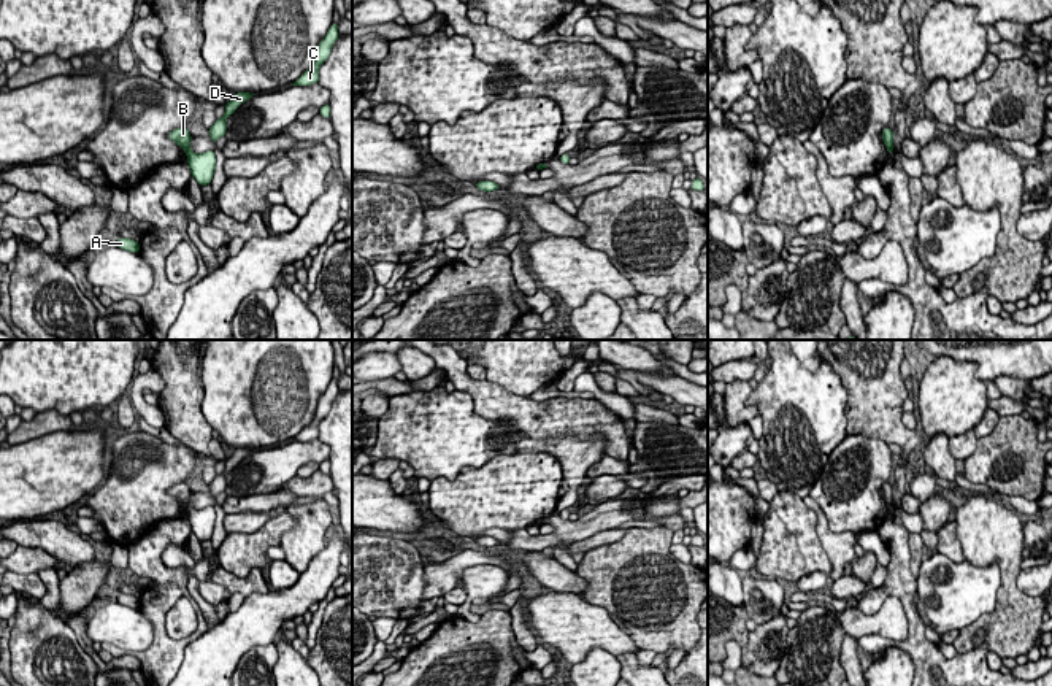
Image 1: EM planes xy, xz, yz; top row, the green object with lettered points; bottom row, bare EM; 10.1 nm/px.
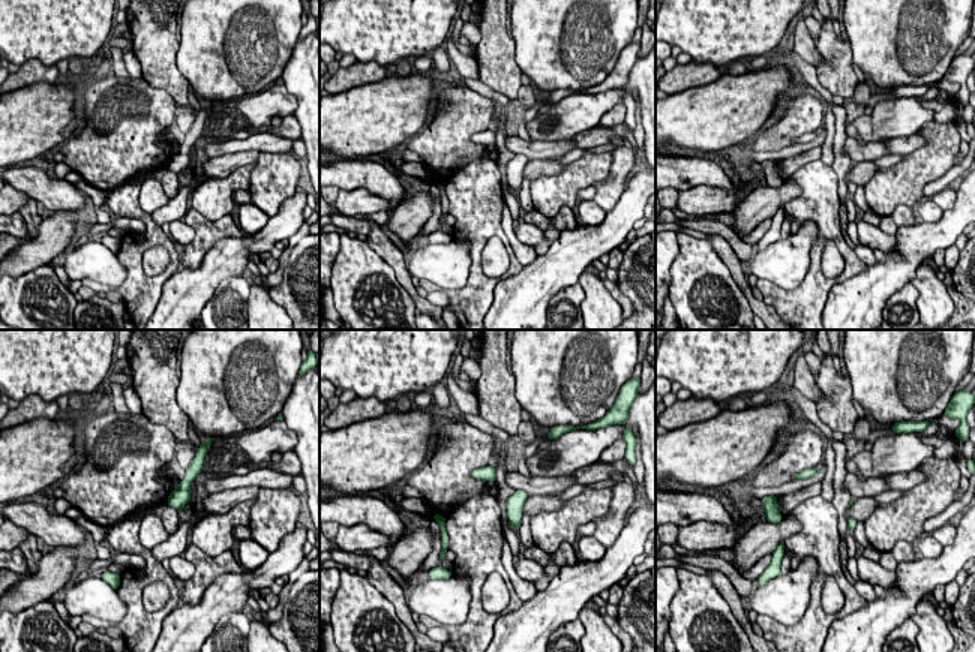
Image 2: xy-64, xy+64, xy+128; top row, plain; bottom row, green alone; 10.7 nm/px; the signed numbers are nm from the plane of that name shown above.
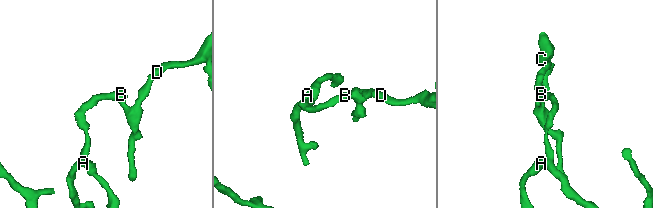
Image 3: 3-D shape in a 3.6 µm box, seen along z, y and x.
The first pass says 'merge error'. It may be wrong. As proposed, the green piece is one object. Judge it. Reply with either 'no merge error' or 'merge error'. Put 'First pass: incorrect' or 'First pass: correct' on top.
First pass: correct
merge error

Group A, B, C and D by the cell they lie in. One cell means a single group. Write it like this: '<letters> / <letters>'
A B / C D

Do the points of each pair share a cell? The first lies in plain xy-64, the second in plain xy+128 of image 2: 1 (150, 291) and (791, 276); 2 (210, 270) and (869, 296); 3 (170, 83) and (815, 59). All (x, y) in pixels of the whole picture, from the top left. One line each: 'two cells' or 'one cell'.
1: two cells
2: one cell
3: two cells

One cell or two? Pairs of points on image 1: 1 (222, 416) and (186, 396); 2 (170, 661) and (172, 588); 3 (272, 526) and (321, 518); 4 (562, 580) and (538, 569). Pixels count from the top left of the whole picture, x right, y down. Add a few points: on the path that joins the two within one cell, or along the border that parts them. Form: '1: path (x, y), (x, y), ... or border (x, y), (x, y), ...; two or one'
1: border (199, 377), (203, 386), (202, 415), (213, 429); two
2: path (162, 643), (159, 605); one
3: border (286, 508), (294, 526), (281, 537), (280, 545); two
4: path (556, 577), (545, 572); one

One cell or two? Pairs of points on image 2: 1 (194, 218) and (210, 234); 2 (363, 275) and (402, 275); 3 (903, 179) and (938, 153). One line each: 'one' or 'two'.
1: one
2: two
3: one

